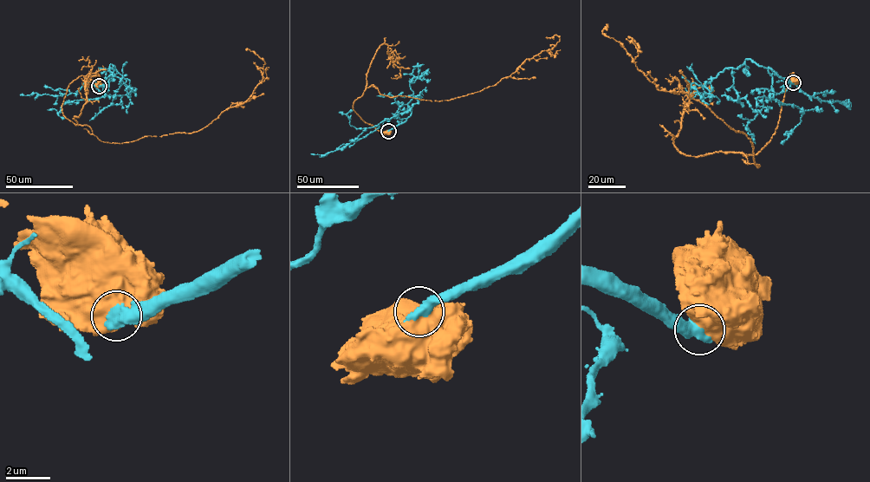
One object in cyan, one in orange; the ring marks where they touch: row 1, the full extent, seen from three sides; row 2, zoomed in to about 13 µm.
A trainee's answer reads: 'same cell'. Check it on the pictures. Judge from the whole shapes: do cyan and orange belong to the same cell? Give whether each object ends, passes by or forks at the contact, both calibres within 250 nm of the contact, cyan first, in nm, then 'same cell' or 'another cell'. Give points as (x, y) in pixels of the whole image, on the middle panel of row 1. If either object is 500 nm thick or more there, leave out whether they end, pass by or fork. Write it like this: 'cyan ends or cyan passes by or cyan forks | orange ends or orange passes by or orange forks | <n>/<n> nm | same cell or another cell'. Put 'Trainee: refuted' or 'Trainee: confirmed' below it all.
600/850 nm | another cell
Trainee: refuted

